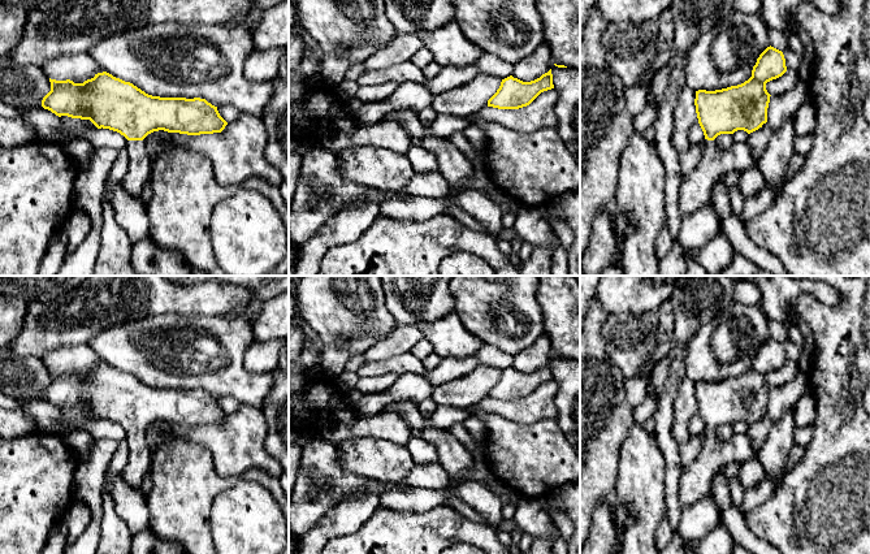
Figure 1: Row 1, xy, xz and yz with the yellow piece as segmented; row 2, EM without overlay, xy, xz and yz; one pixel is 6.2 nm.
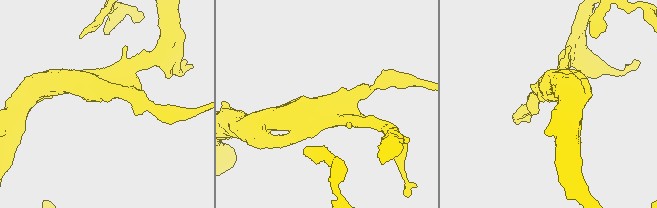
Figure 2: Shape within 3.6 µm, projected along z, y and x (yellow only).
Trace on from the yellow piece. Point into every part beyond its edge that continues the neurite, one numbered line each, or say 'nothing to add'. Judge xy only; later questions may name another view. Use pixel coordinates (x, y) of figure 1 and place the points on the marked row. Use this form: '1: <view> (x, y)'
1: xy (141, 165)

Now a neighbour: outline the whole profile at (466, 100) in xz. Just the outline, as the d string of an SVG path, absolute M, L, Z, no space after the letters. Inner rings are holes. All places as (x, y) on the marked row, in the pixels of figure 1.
M479 73L464 86L434 94L432 112L454 117L473 116L488 105L488 100L497 92L501 82L501 78Z

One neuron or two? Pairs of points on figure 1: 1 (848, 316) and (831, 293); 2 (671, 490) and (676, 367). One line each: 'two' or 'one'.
1: two
2: one

